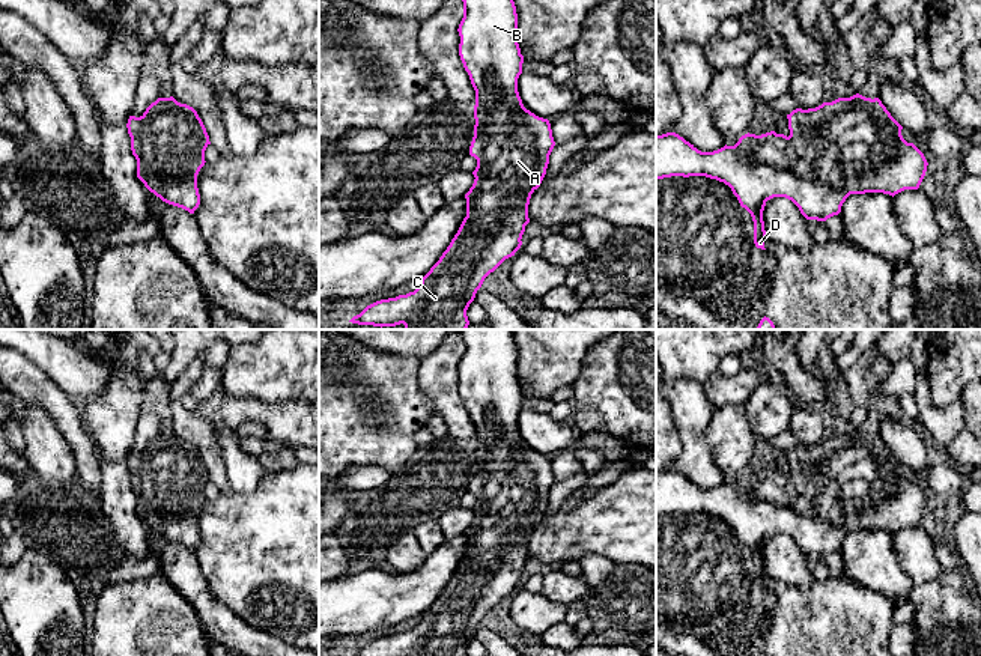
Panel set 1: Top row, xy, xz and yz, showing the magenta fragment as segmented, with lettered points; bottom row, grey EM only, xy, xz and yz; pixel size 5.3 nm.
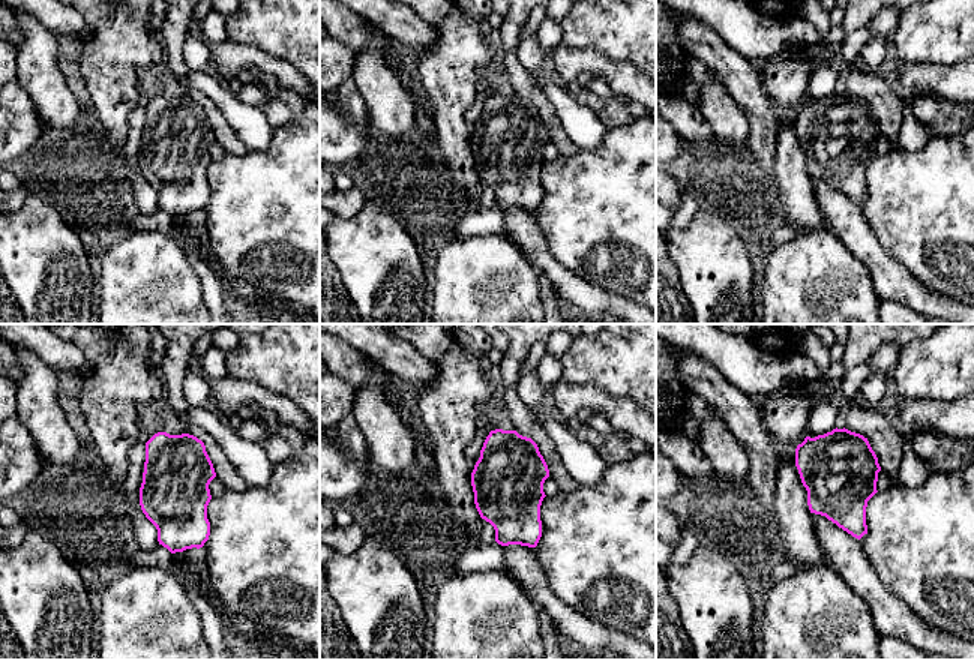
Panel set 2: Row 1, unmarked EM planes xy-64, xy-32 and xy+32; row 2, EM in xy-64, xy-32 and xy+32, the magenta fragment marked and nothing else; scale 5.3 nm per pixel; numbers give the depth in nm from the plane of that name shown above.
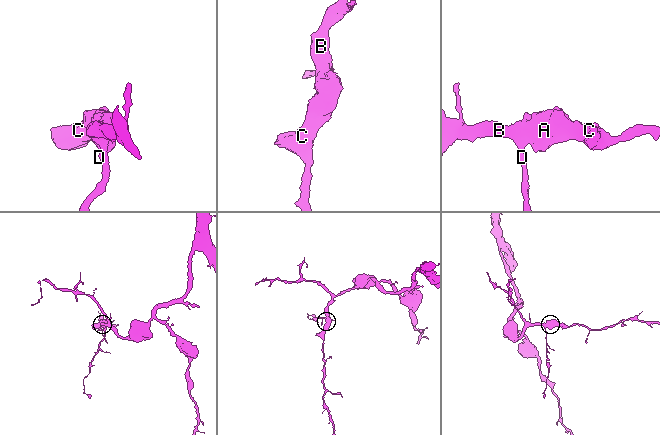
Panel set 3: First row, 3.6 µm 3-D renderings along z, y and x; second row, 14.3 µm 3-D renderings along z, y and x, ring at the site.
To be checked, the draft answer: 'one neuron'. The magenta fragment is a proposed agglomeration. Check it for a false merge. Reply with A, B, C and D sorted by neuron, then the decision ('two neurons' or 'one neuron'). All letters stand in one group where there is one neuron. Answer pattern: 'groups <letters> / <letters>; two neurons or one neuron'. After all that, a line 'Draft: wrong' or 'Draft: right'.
groups A B C D; one neuron
Draft: right

